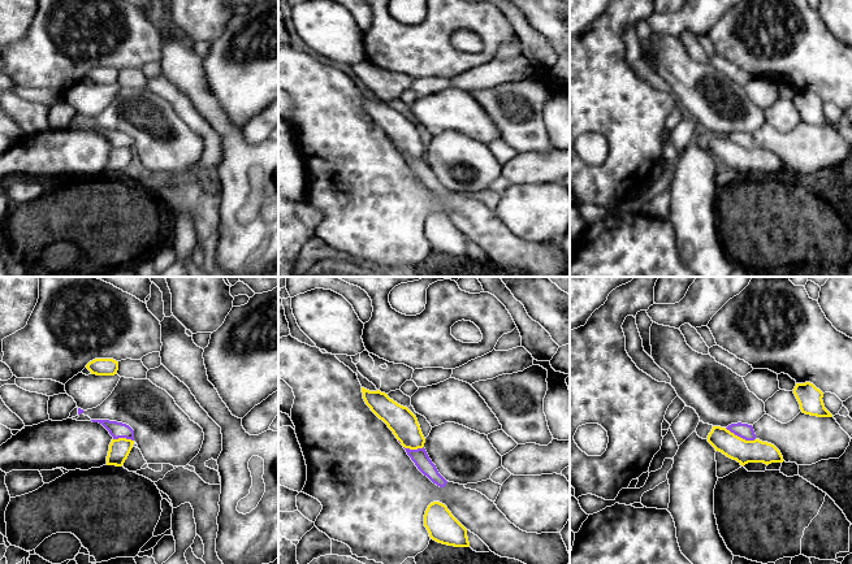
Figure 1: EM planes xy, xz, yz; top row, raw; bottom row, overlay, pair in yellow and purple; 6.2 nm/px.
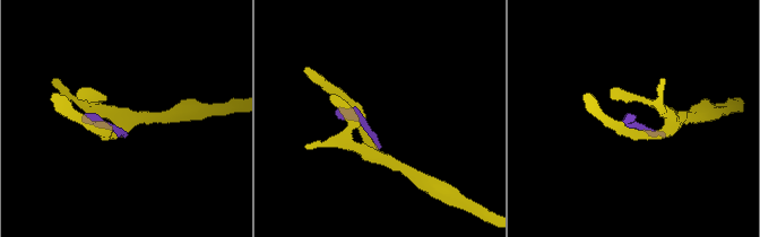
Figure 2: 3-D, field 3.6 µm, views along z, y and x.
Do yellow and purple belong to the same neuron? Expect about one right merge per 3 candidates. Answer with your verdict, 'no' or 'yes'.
no

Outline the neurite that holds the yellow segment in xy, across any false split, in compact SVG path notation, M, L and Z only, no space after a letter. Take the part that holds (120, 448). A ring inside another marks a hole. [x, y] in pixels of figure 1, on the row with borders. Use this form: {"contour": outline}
{"contour": "M126 438L112 439L107 456L107 465L122 467L127 459L134 441Z"}

